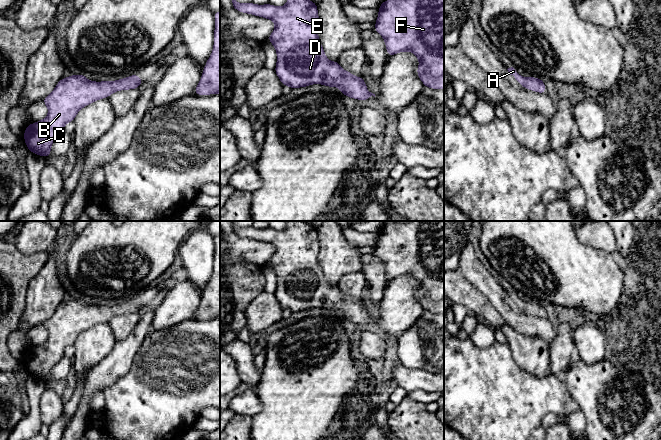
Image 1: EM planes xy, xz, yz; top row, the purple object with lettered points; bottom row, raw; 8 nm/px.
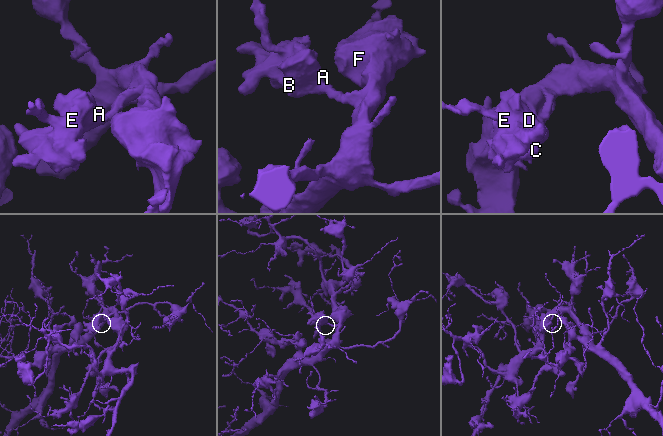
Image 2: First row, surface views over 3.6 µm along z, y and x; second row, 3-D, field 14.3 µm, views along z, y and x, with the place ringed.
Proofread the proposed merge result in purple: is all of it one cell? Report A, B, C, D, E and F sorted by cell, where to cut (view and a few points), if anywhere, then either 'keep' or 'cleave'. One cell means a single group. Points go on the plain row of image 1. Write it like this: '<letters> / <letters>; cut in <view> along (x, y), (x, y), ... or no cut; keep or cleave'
A B C D E F; no cut; keep

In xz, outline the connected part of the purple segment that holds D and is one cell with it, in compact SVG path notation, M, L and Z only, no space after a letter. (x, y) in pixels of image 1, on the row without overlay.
M288 221L285 230L272 228L258 229L255 227L239 227L232 223L234 232L241 237L251 238L270 243L275 247L275 253L267 264L276 274L277 286L275 297L283 310L291 313L307 311L313 308L322 308L326 311L338 311L342 318L356 324L367 325L372 319L366 311L364 302L356 301L351 296L345 295L338 285L330 285L319 265L318 255L320 243L317 228L305 221Z

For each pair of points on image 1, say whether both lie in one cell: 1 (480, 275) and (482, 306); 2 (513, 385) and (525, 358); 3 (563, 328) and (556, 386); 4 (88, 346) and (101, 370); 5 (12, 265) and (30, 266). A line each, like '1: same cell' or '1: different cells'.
1: different cells
2: different cells
3: different cells
4: different cells
5: same cell

